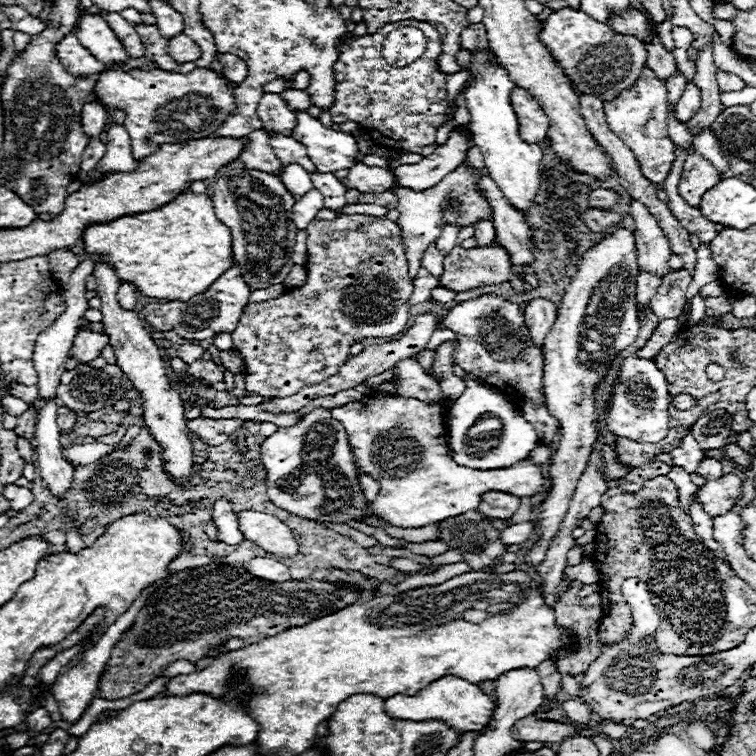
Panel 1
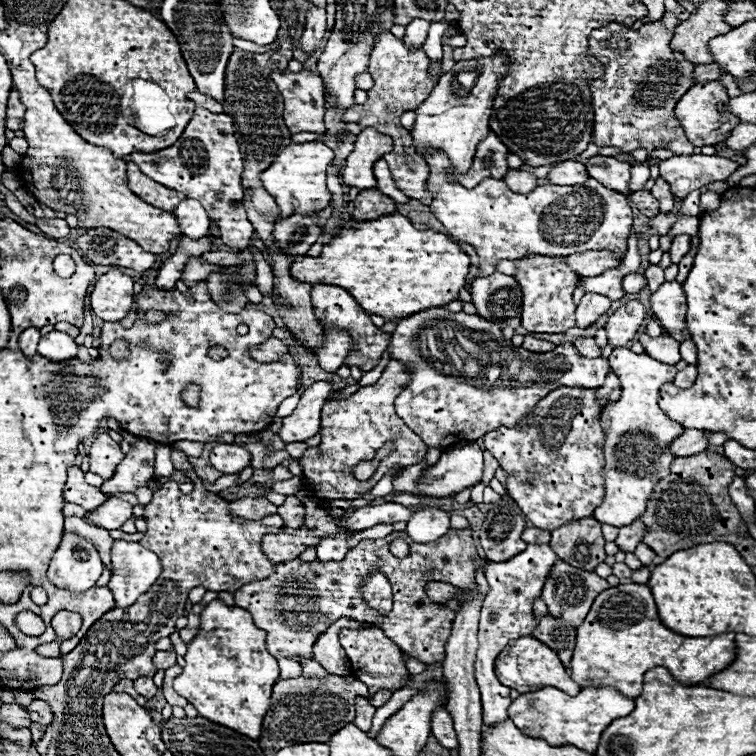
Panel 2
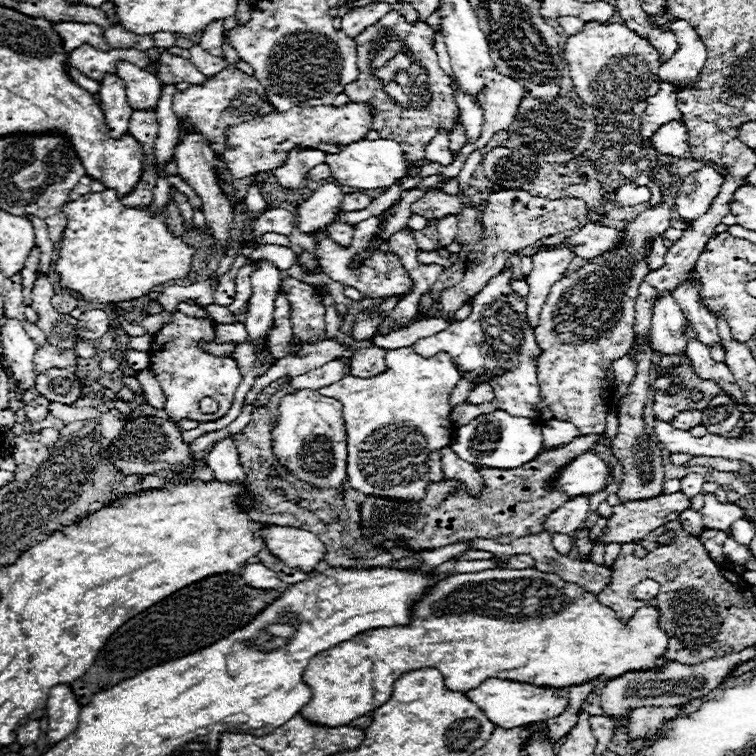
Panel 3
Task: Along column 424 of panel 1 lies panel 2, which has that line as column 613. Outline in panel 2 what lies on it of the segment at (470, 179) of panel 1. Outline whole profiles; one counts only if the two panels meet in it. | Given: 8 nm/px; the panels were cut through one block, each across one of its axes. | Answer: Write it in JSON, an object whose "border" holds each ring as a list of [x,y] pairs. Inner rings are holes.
{"border":[[[428,152],[426,161],[430,166],[426,186],[434,194],[430,210],[454,238],[476,248],[480,258],[476,276],[492,274],[498,260],[518,260],[528,254],[568,256],[584,250],[626,252],[626,240],[634,218],[628,196],[608,190],[594,178],[588,178],[584,186],[560,188],[558,194],[562,194],[566,200],[562,204],[568,204],[568,208],[546,208],[546,186],[536,186],[530,194],[514,194],[504,180],[486,178],[474,188],[464,188],[450,174],[450,161],[443,152]]]}

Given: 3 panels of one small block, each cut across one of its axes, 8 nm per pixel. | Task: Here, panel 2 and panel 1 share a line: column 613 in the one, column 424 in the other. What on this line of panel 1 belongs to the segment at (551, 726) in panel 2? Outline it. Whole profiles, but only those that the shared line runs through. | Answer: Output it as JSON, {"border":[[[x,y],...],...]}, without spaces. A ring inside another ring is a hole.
{"border":[[[444,676],[440,680],[434,680],[430,686],[422,688],[414,696],[402,696],[402,694],[390,696],[386,698],[384,706],[390,718],[402,718],[402,720],[414,720],[414,722],[444,720],[446,726],[454,730],[462,730],[462,732],[472,732],[472,730],[480,730],[482,726],[486,726],[494,710],[492,698],[482,694],[476,684],[456,678],[456,676]]]}

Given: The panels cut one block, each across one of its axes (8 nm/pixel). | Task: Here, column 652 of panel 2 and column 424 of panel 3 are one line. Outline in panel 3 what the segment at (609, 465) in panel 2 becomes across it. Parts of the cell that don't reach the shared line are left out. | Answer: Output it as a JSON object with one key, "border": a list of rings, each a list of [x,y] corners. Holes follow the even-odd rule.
{"border":[[[410,348],[390,350],[386,354],[388,368],[382,374],[372,378],[356,378],[344,376],[342,380],[320,388],[318,392],[328,398],[338,398],[344,406],[346,430],[348,430],[348,482],[362,494],[382,494],[384,498],[394,500],[416,500],[422,498],[426,482],[438,482],[444,478],[440,466],[440,446],[452,442],[454,424],[450,420],[448,398],[456,382],[460,380],[460,372],[454,366],[452,358],[442,352],[434,358],[420,358]]]}

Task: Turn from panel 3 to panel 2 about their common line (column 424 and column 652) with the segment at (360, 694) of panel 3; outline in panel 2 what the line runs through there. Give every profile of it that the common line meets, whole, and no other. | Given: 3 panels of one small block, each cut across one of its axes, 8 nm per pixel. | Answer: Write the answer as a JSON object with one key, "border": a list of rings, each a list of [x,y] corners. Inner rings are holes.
{"border":[[[618,584],[598,594],[584,624],[576,632],[572,680],[580,686],[614,686],[628,698],[640,694],[642,676],[654,666],[666,666],[682,684],[700,684],[736,660],[732,632],[690,638],[668,630],[658,618],[648,584]]]}

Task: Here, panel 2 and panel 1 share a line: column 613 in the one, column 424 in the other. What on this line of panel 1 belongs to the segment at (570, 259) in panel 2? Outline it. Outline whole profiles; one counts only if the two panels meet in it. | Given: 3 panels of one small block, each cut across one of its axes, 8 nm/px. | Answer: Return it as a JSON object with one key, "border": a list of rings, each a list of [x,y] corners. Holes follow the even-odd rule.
{"border":[[[430,244],[424,258],[422,258],[422,268],[426,268],[434,278],[440,278],[442,270],[444,270],[444,256],[440,254],[440,250],[436,248],[436,244]]]}

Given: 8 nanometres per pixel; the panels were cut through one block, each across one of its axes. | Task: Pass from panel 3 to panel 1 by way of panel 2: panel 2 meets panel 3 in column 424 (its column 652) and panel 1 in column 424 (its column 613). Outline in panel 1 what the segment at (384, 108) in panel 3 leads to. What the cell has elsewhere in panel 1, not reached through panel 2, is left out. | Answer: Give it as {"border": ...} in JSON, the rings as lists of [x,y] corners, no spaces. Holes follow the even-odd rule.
{"border":[[[418,20],[386,24],[376,34],[366,34],[366,36],[360,36],[360,38],[348,36],[346,44],[342,46],[342,50],[338,54],[338,62],[334,64],[334,92],[336,92],[336,96],[334,96],[334,106],[330,108],[332,122],[342,124],[346,120],[352,120],[352,122],[360,124],[364,130],[368,130],[378,144],[382,144],[390,150],[396,150],[396,152],[416,152],[416,154],[420,154],[424,146],[434,144],[436,130],[442,126],[442,120],[444,120],[444,114],[446,114],[446,74],[442,74],[436,66],[436,58],[440,56],[440,52],[442,52],[442,42],[440,42],[438,32],[430,24],[418,22]],[[398,26],[420,28],[426,36],[424,58],[414,60],[406,68],[390,66],[380,56],[380,48],[382,48],[384,38],[392,30],[396,30]]]}

